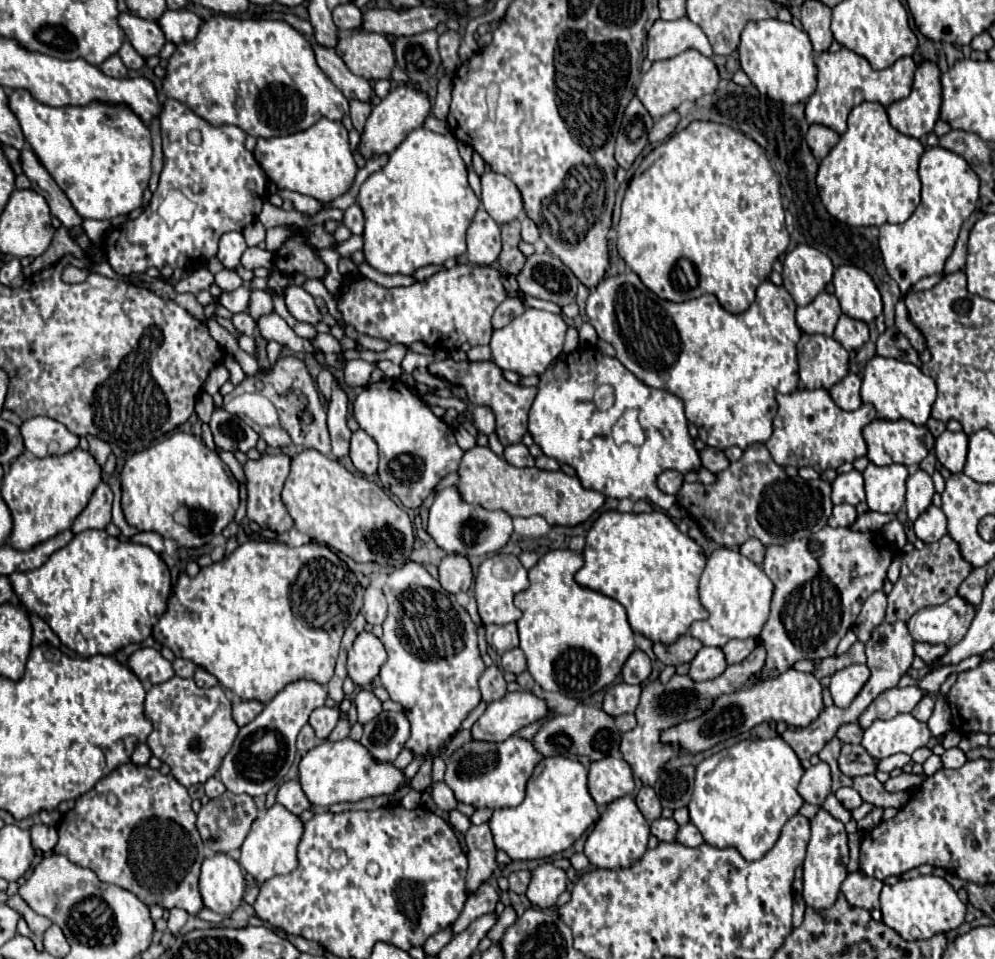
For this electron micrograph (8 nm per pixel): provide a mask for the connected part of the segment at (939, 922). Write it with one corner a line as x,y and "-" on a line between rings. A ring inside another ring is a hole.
919,875
915,879
897,881
895,885
883,885
881,891
881,913
883,923
895,929
903,939
929,939
937,933
957,929
965,921
967,905
959,899
957,891
949,881
937,875

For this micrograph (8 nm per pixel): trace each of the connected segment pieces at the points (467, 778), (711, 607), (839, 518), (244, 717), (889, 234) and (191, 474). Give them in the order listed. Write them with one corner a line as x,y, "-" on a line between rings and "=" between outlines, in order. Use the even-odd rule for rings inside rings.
519,735
509,737
503,743
465,743
447,761
445,783
453,789
455,799
473,807
515,807
525,799
527,781
531,779
535,765
543,759
535,745
=
721,547
711,553
707,559
707,567
699,581
699,595
703,607
709,611
705,621
695,621
689,627
689,633
699,639
703,645
721,647
729,639
749,639
757,637
769,617
771,597
775,585
763,573
759,565
739,555
737,549
=
841,503
841,505
835,505
833,507
833,515
829,519
829,525
831,527
851,527
857,519
857,511
853,505
849,503
=
239,701
233,705
233,719
239,727
243,727
251,719
255,719
261,709
263,709
263,705
259,701
=
927,149
919,161
919,177
923,189
921,203
915,213
905,223
885,223
879,227
879,249
883,253
887,273
897,281
903,293
907,293
921,277
943,271
945,261
953,253
963,221
979,201
979,177
963,157
949,149
=
177,431
163,439
159,445
135,453
131,459
127,459
121,471
121,491
121,509
129,525
137,527
139,531
155,531
173,539
181,547
195,549
203,547
209,535
219,535
233,521
233,515
239,507
239,483
235,483
225,463
201,439
183,431

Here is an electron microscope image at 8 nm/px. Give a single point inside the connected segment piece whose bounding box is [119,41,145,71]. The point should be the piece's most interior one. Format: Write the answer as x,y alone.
132,59

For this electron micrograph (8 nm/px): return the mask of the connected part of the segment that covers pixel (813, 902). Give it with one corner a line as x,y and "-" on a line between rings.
821,809
811,819
811,839
803,863
803,899
813,911
819,913
835,905
839,897
839,887
847,877
847,863
849,863
849,847
845,825
835,817
831,817
825,809

